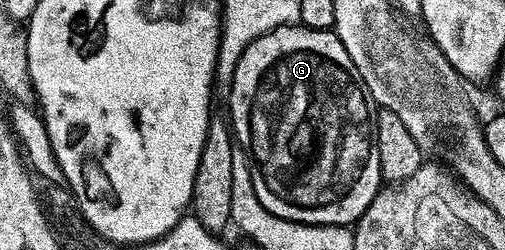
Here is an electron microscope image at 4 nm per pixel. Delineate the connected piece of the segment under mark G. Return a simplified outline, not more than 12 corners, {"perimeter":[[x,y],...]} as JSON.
{"perimeter":[[277,28],[227,105],[259,202],[353,226],[383,191],[336,31]]}

